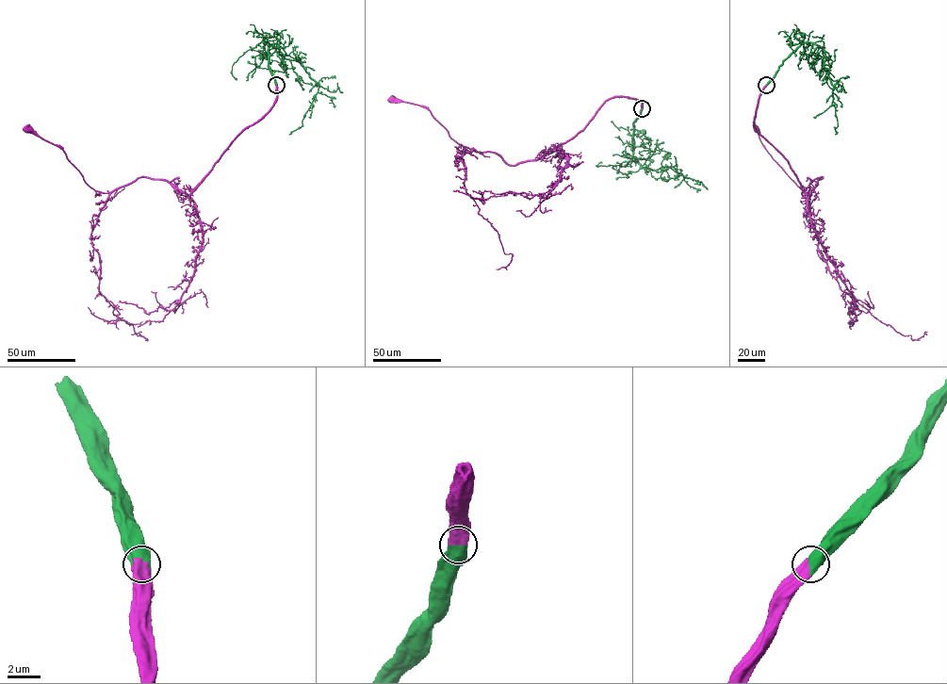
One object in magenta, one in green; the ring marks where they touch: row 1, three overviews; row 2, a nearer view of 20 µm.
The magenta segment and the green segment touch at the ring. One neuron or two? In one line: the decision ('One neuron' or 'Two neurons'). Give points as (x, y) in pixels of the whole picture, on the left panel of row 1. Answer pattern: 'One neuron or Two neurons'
One neuron

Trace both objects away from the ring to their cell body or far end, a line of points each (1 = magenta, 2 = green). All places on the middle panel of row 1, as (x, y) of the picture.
1: (642, 108), (632, 98), (610, 98), (572, 138), (514, 165), (457, 143), (426, 107), (393, 99)
2: (642, 108), (633, 122), (633, 157), (642, 167), (670, 167), (683, 176), (667, 180), (654, 177)

